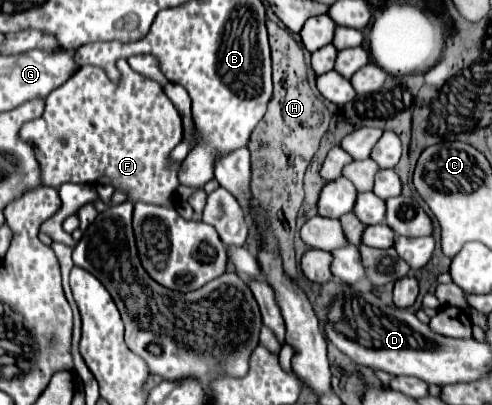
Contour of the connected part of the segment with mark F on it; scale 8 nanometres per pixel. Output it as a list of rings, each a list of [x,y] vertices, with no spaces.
[[[118,60],[120,80],[112,82],[102,68],[82,66],[46,98],[44,116],[30,120],[22,126],[22,140],[30,142],[36,150],[36,160],[42,168],[42,182],[46,186],[58,188],[64,182],[76,184],[110,184],[124,190],[132,202],[148,202],[160,206],[174,206],[174,192],[178,188],[178,164],[168,162],[168,154],[176,144],[182,142],[182,120],[170,98],[164,94],[162,86],[134,72],[126,60]]]

